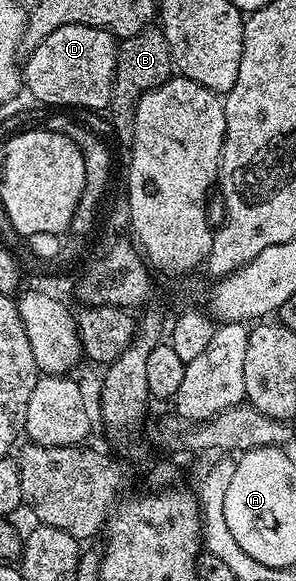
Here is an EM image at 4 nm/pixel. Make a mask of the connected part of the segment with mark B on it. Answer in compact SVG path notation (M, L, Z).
M147 26L134 36L127 36L118 44L118 61L114 67L114 85L110 95L108 115L114 123L114 132L123 142L134 139L134 108L148 90L171 79L175 71L174 59L170 57L168 42L161 27Z

